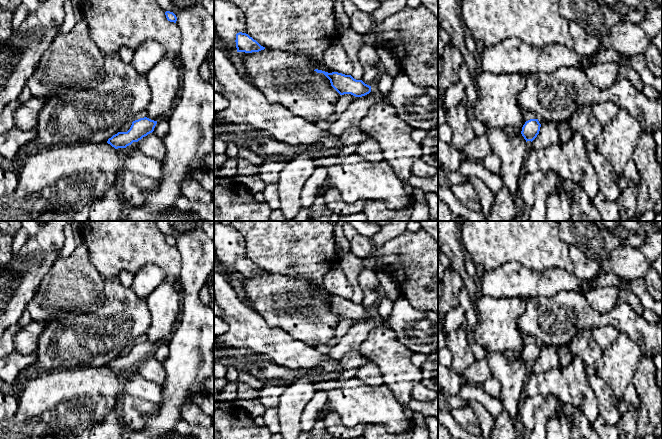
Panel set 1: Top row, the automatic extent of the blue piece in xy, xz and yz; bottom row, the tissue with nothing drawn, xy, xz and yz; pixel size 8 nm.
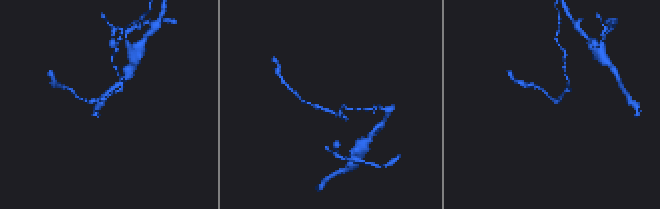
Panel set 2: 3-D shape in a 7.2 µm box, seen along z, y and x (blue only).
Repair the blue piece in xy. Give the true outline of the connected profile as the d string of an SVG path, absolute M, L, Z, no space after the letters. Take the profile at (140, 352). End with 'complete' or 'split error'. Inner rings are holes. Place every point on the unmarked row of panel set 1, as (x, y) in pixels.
M147 341L140 342L132 346L130 353L127 356L118 356L108 363L107 367L115 373L126 372L133 366L138 366L143 361L154 355L157 345Z; complete

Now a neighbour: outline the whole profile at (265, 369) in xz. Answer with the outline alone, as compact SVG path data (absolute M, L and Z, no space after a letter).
M269 358L249 361L243 368L261 381L271 379L288 379L292 382L296 382L301 377L306 376L311 372L310 369L306 369L304 374L299 376L297 370L277 365Z

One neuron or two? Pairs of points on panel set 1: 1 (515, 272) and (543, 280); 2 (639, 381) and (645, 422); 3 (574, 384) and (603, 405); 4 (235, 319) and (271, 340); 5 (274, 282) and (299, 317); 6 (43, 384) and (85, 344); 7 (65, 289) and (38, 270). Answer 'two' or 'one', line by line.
1: one
2: one
3: two
4: one
5: one
6: two
7: two

